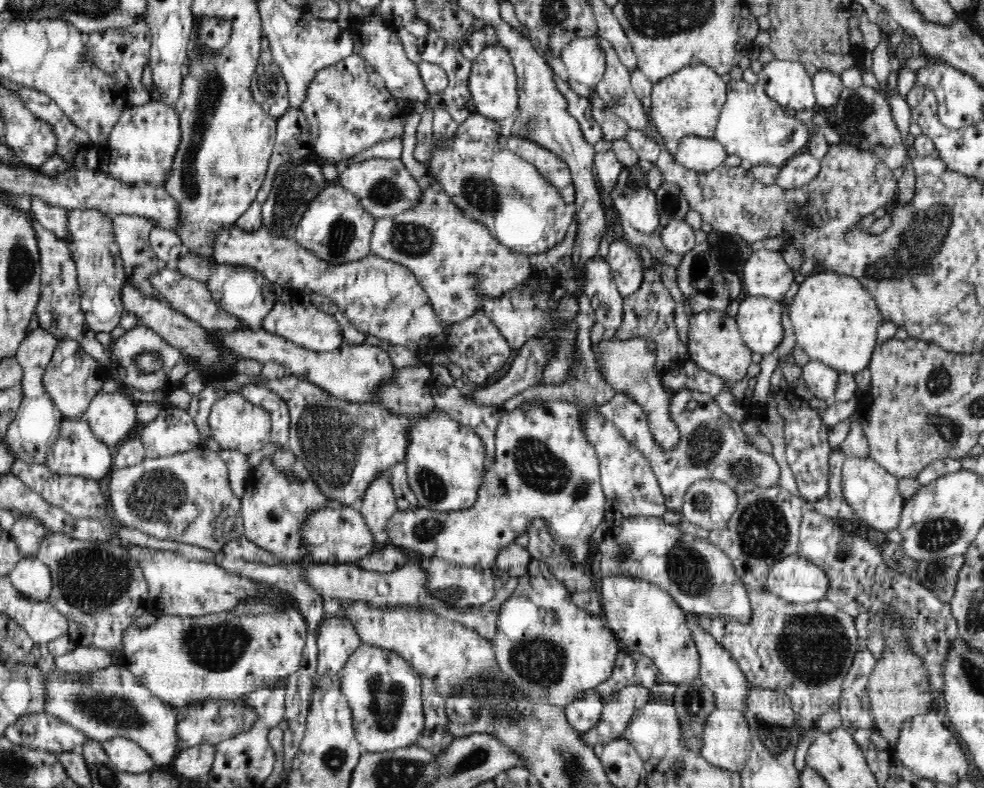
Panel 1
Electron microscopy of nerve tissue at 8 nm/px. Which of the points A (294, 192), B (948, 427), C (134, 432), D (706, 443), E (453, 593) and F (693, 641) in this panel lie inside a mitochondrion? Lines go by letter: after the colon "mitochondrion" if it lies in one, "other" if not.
A: mitochondrion
B: mitochondrion
C: other
D: mitochondrion
E: mitochondrion
F: other

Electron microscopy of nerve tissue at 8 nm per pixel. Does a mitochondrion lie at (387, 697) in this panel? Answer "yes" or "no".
yes

